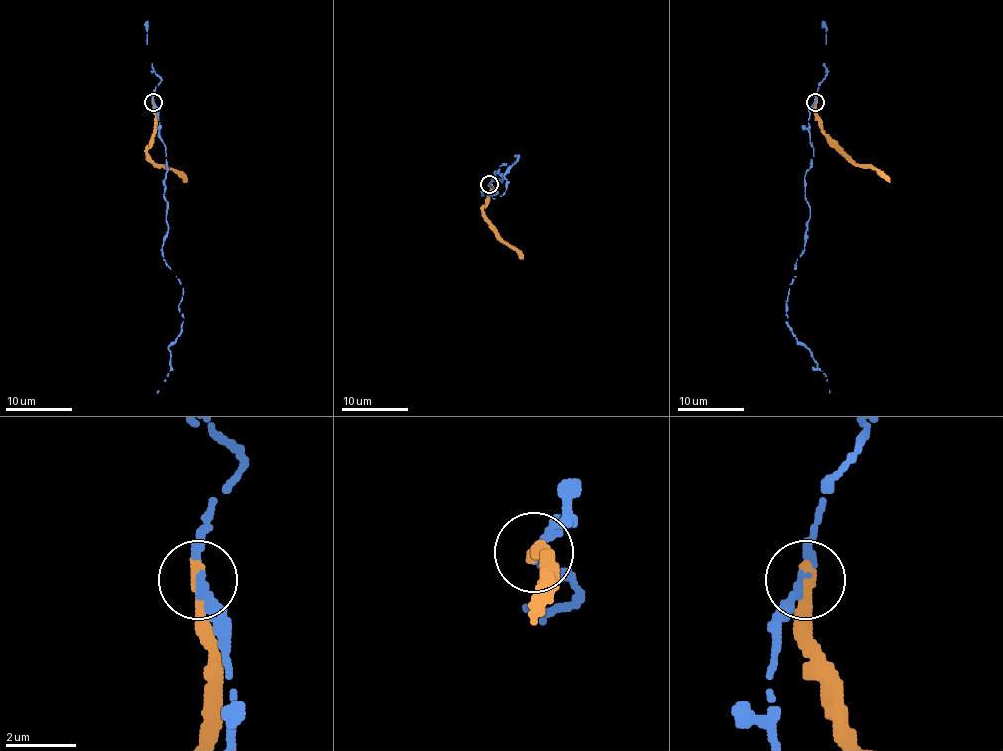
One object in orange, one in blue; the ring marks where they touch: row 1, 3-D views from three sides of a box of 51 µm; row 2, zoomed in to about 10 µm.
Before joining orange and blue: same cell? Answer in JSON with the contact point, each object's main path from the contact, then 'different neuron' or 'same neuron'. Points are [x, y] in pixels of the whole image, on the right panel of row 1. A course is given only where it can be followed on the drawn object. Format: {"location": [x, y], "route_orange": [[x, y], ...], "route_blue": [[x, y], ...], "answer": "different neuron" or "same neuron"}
{"location": [815, 102], "route_orange": [[815, 101], [821, 130], [858, 165], [876, 168], [890, 181]], "route_blue": [[815, 101], [808, 120], [813, 148], [804, 180], [809, 213], [786, 315], [791, 332], [825, 374], [830, 392]], "answer": "different neuron"}

